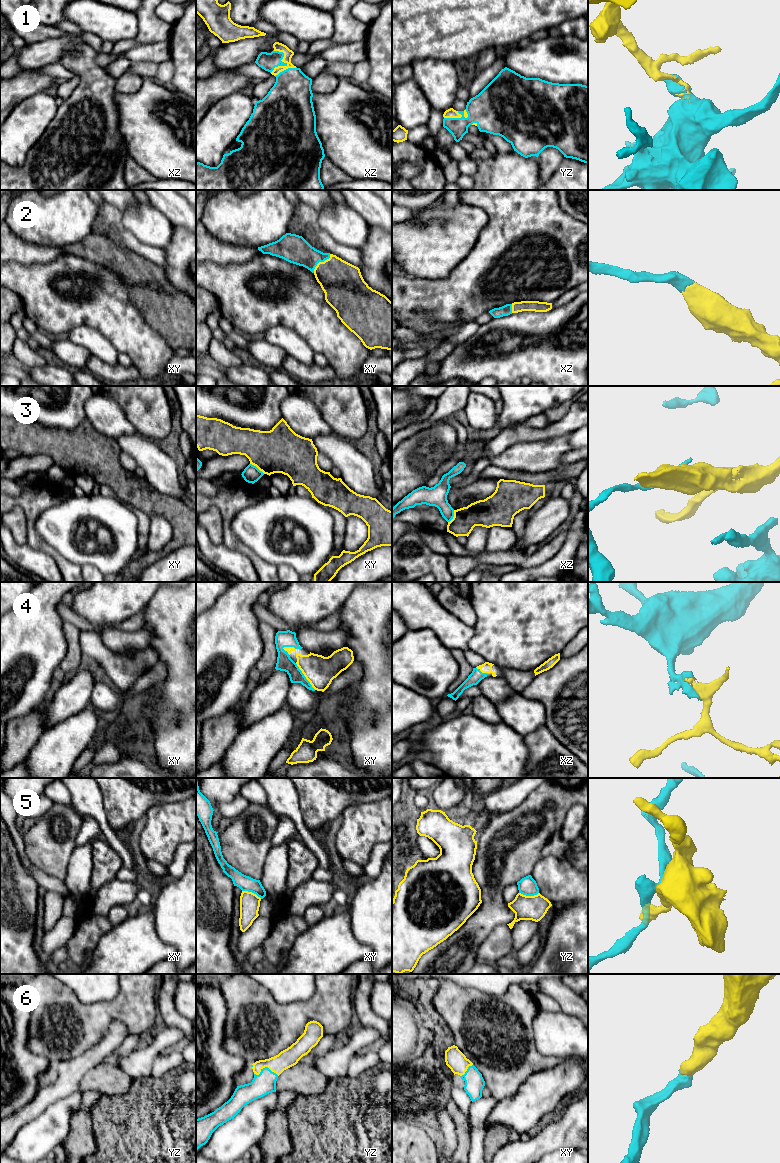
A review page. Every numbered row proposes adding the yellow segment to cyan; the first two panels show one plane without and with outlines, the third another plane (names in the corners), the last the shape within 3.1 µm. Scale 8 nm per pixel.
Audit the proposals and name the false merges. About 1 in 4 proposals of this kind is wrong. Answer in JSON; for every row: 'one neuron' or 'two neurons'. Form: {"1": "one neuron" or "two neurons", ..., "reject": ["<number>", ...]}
{"1": "one neuron", "2": "one neuron", "3": "two neurons", "4": "one neuron", "5": "two neurons", "6": "one neuron", "reject": ["3", "5"]}

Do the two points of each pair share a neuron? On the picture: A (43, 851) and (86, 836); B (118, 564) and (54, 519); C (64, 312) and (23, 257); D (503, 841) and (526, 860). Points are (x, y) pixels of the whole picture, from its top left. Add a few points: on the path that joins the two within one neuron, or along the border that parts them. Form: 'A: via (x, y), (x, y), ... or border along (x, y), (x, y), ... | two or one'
A: border along (81, 816), (82, 823), (76, 837), (75, 846) | two
B: via (99, 560), (80, 558), (62, 538) | one
C: border along (52, 260), (31, 264), (10, 262) | two
D: via (509, 845), (520, 854) | one

